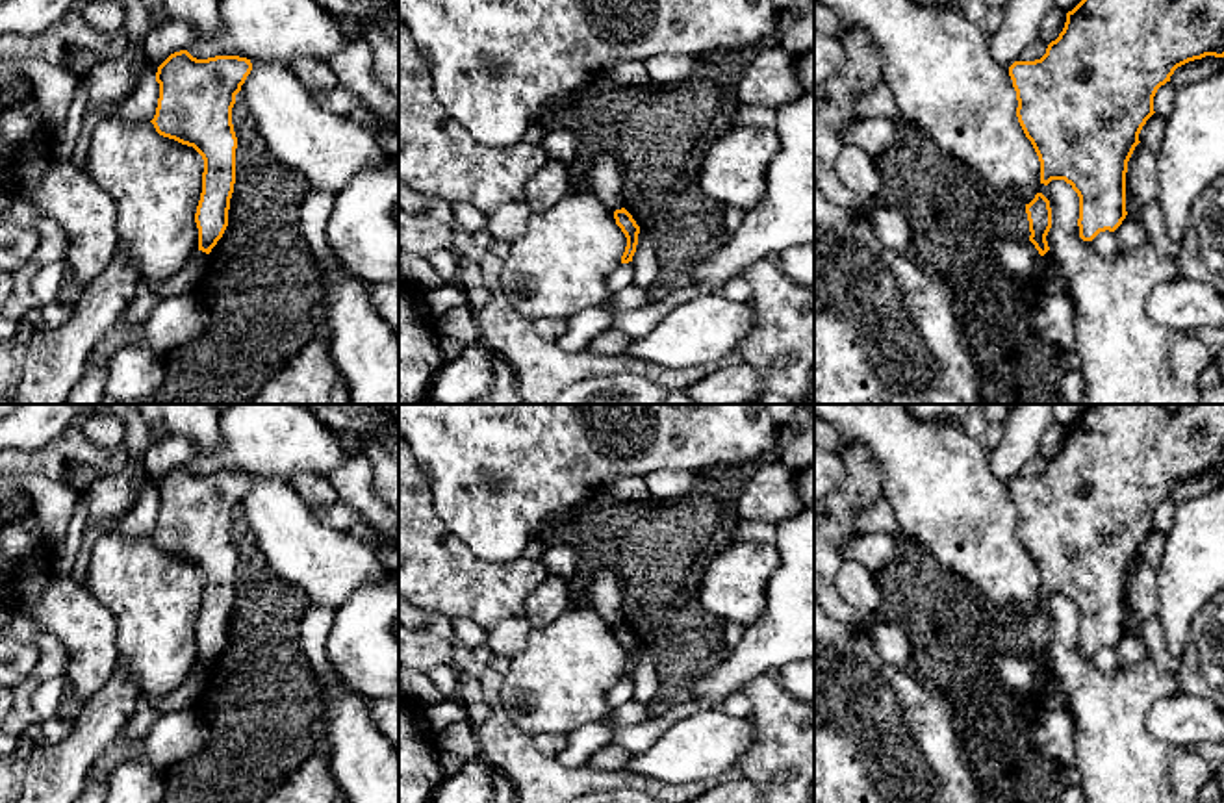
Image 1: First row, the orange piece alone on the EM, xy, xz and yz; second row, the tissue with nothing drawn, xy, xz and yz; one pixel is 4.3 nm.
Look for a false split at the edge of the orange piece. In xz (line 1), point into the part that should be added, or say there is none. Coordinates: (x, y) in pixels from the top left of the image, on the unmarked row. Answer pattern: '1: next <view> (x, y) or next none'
1: next none

